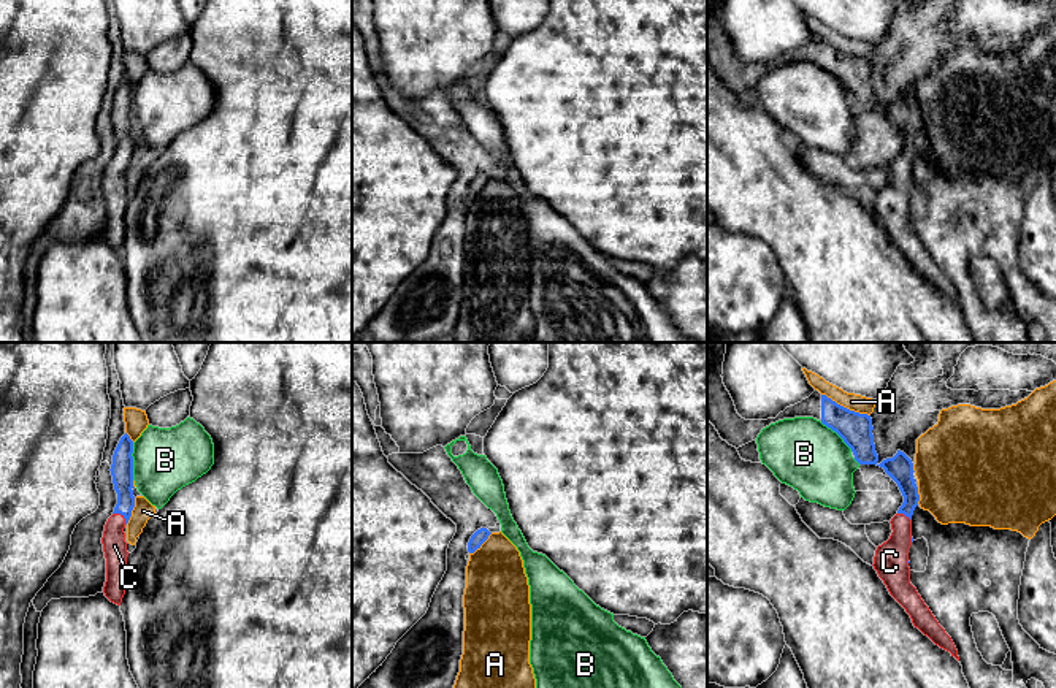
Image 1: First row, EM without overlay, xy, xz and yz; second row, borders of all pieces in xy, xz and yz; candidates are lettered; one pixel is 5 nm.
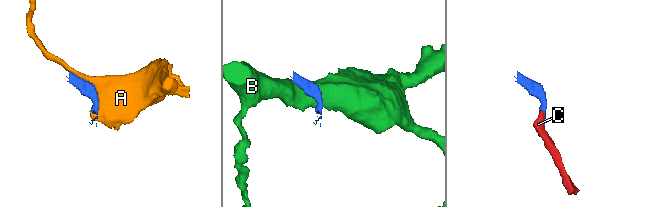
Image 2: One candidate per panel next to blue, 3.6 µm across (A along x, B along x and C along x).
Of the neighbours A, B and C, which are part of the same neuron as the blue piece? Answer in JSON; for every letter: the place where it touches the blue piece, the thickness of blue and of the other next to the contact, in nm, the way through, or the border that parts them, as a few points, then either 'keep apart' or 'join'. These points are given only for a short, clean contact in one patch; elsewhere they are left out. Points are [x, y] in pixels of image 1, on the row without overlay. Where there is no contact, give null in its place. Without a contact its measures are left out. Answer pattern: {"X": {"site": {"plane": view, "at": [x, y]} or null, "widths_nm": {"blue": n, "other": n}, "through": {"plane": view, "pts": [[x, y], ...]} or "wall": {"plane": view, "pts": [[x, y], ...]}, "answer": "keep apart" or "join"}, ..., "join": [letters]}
{"A": {"site": {"plane": "yz", "at": [845, 53]}, "widths_nm": {"blue": 170, "other": 90}, "answer": "keep apart"}, "B": {"site": {"plane": "xy", "at": [132, 107]}, "widths_nm": {"blue": 110, "other": 320}, "answer": "keep apart"}, "C": {"site": {"plane": "xy", "at": [121, 159]}, "widths_nm": {"blue": 110, "other": 120}, "through": {"plane": "xy", "pts": [[121, 114], [121, 159], [114, 170], [114, 191]]}, "answer": "join"}, "join": ["C"]}

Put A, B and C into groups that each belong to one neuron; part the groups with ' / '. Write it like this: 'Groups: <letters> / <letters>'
Groups: A / B / C

